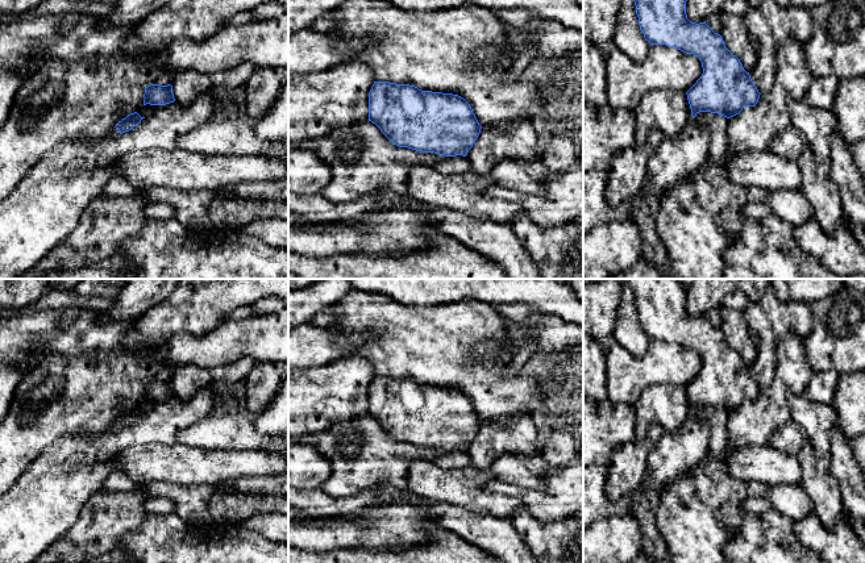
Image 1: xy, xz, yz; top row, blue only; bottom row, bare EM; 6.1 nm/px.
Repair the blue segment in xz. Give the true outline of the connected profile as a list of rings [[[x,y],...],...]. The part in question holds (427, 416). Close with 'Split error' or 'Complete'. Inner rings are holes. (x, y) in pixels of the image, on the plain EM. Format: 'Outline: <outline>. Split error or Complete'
Outline: [[[374,376],[369,416],[399,442],[445,451],[466,451],[482,424],[463,392],[390,376]]]. Complete

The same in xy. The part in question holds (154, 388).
Outline: [[[150,379],[145,383],[144,392],[144,400],[166,400],[175,396],[171,379]]]. Complete

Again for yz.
Outline: [[[623,279],[632,289],[640,325],[650,339],[666,339],[699,353],[702,371],[686,387],[695,412],[699,406],[711,406],[731,413],[744,401],[754,401],[760,387],[740,356],[724,339],[720,329],[704,317],[691,317],[686,309],[687,288],[679,279]]]. Complete

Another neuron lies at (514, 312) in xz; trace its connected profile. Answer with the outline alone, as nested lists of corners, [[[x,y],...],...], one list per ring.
[[[520,303],[498,304],[495,308],[507,322],[515,324],[527,322],[536,314],[529,305]]]

